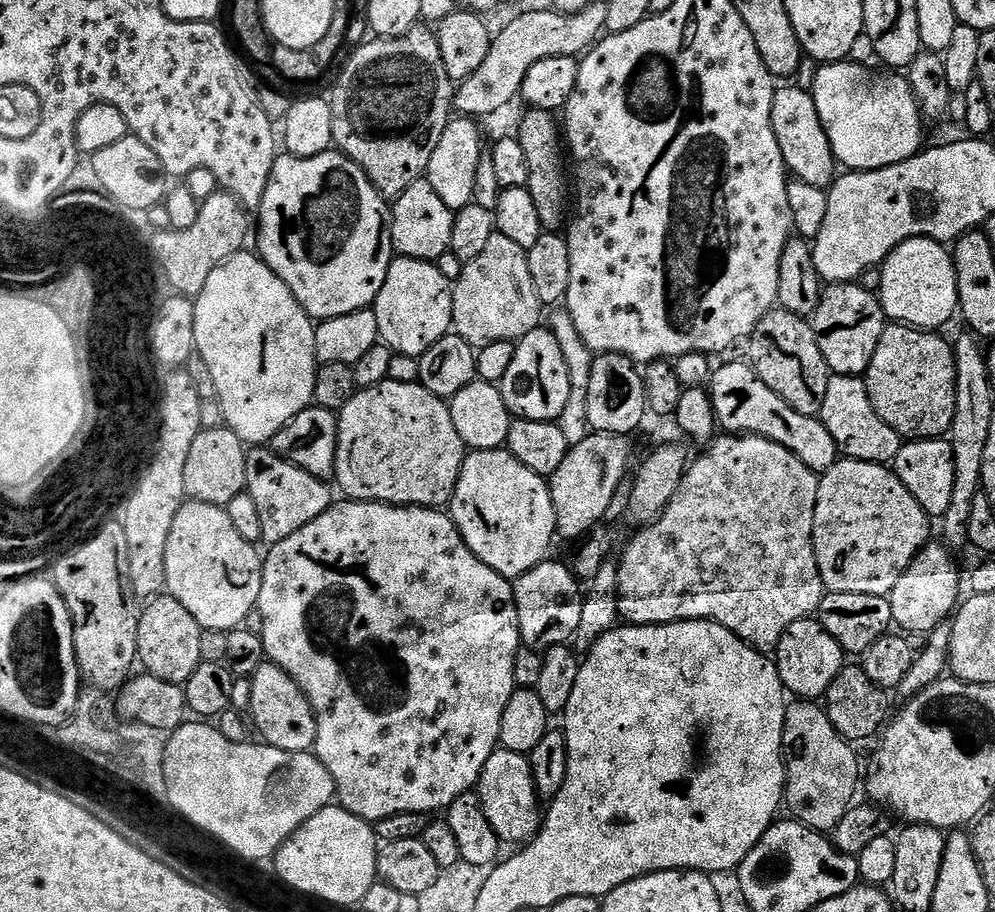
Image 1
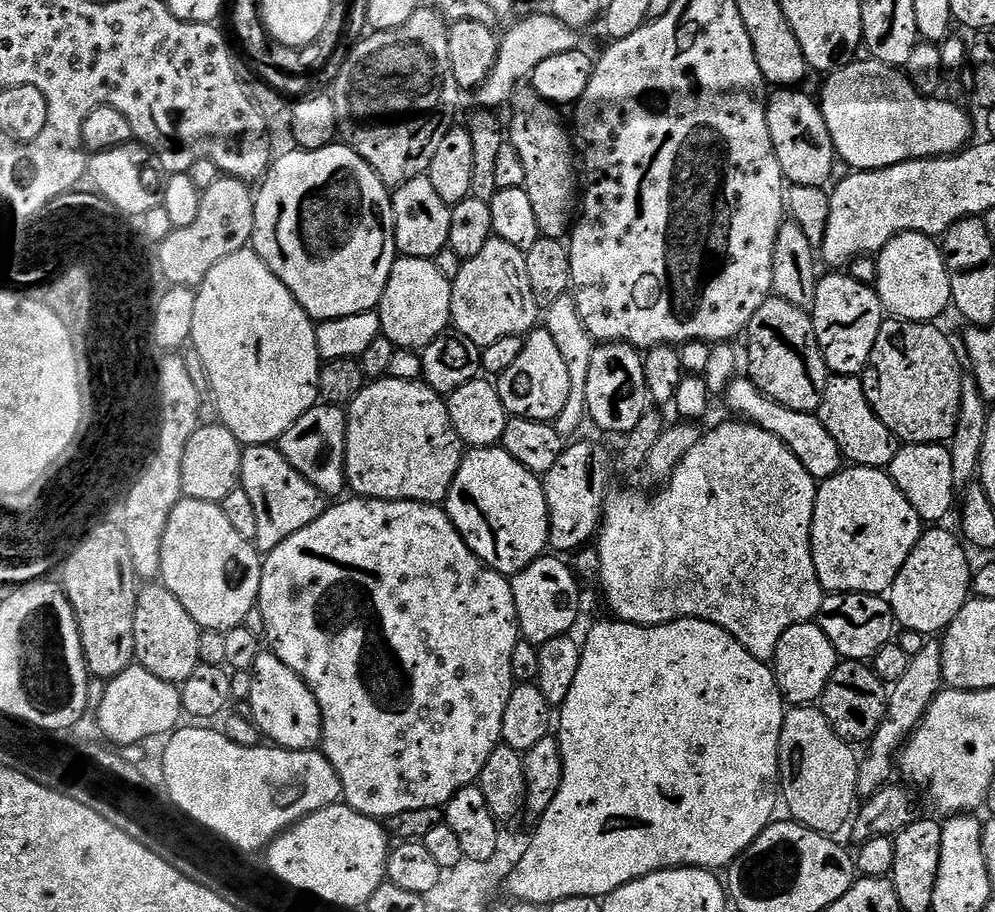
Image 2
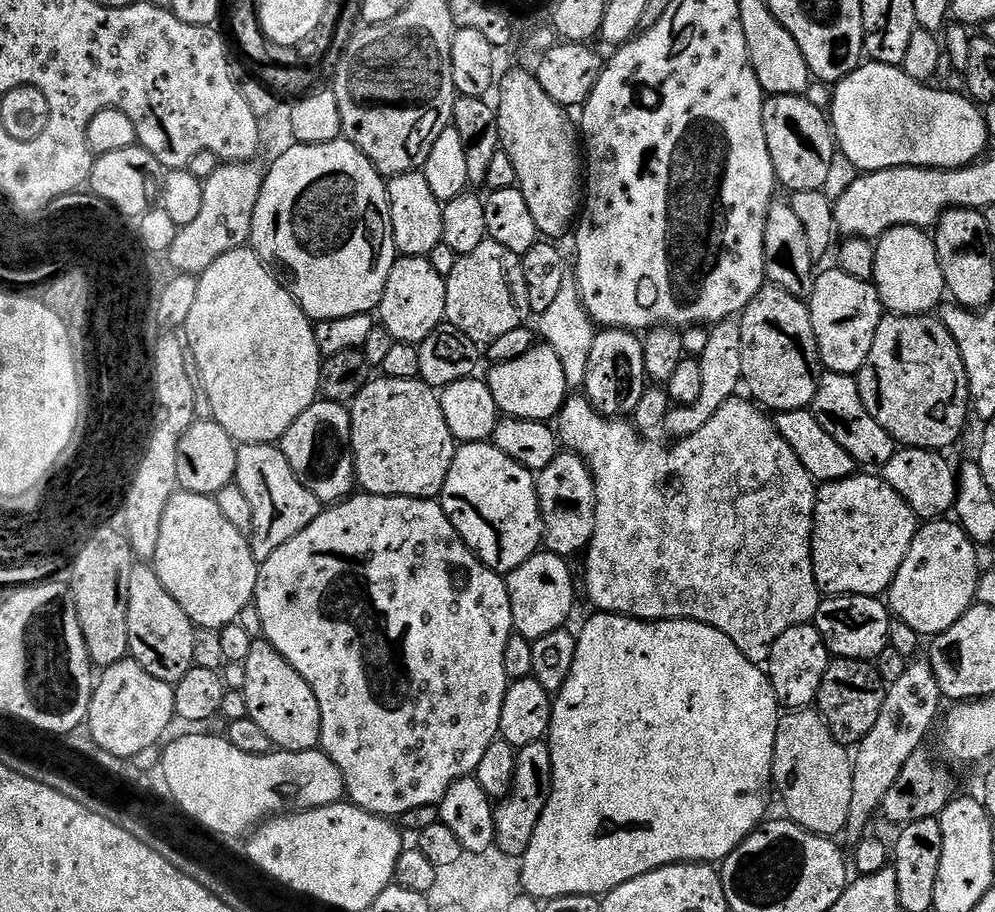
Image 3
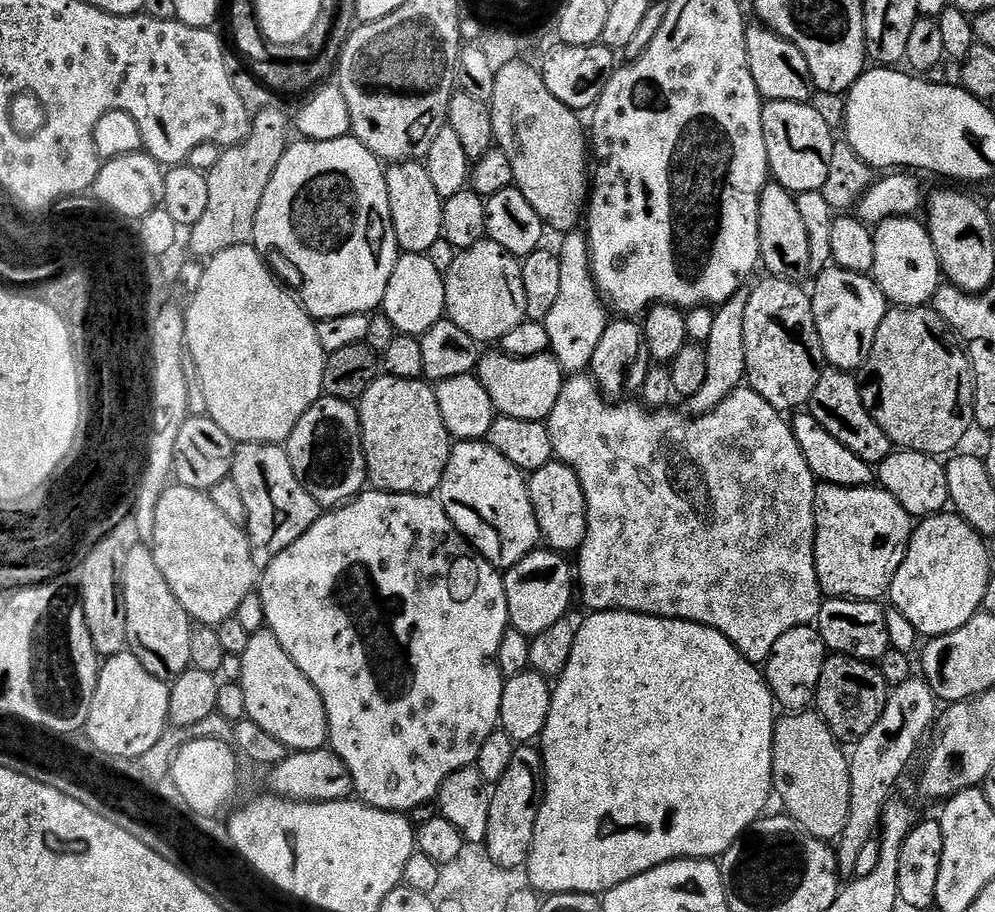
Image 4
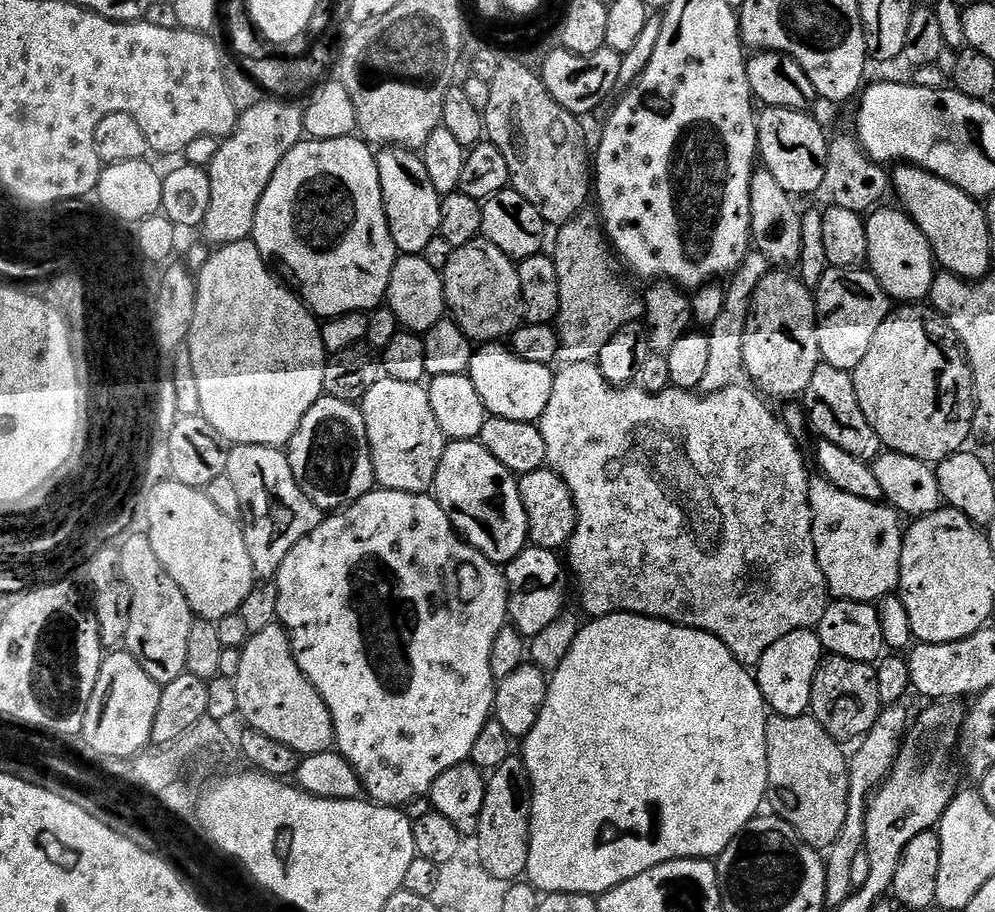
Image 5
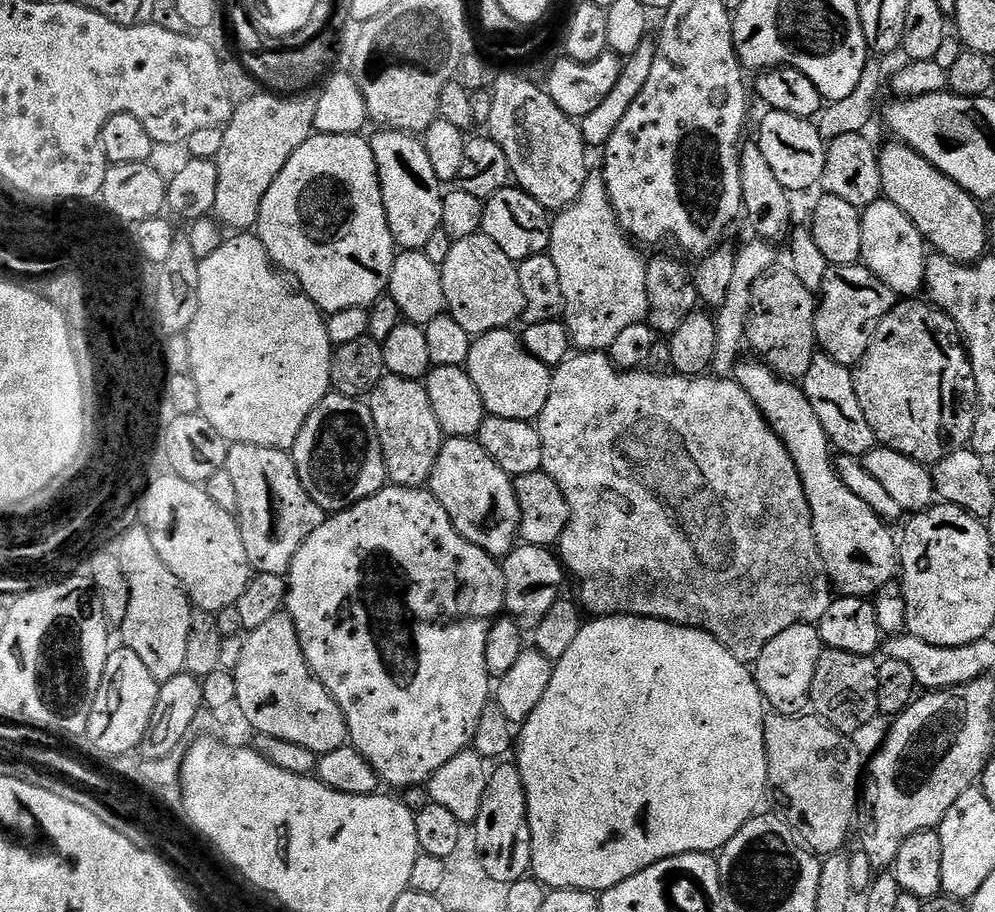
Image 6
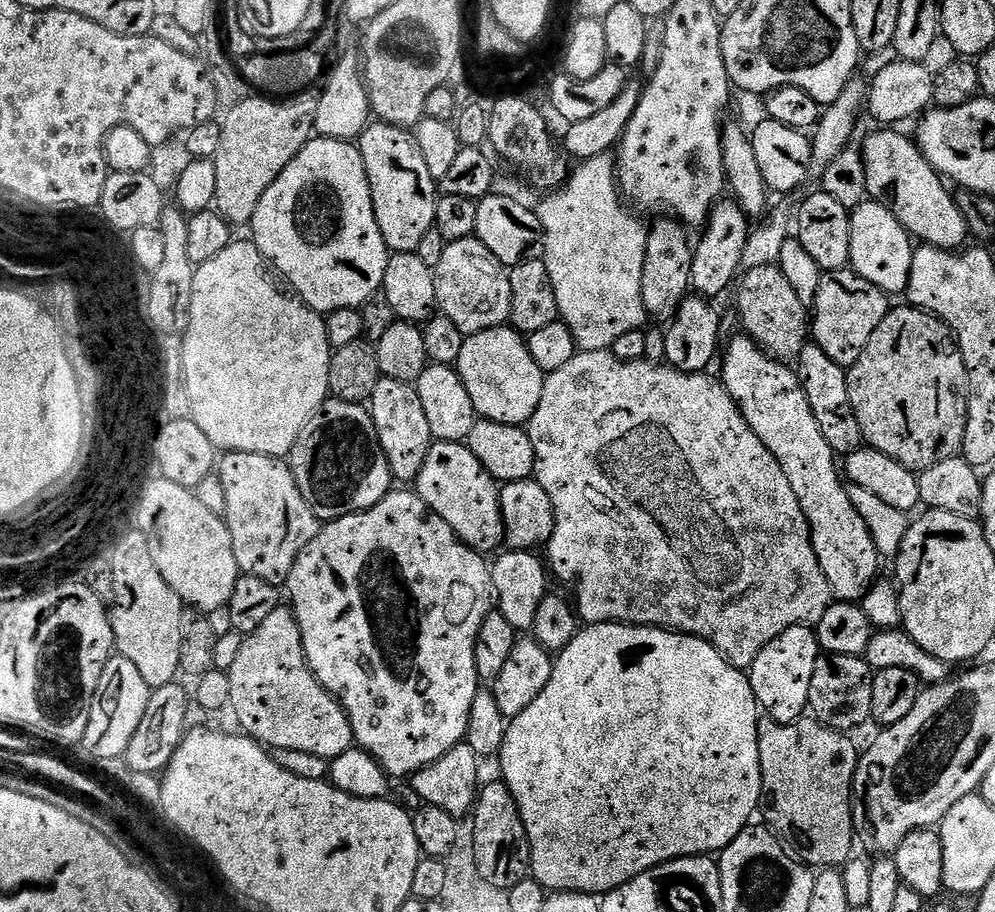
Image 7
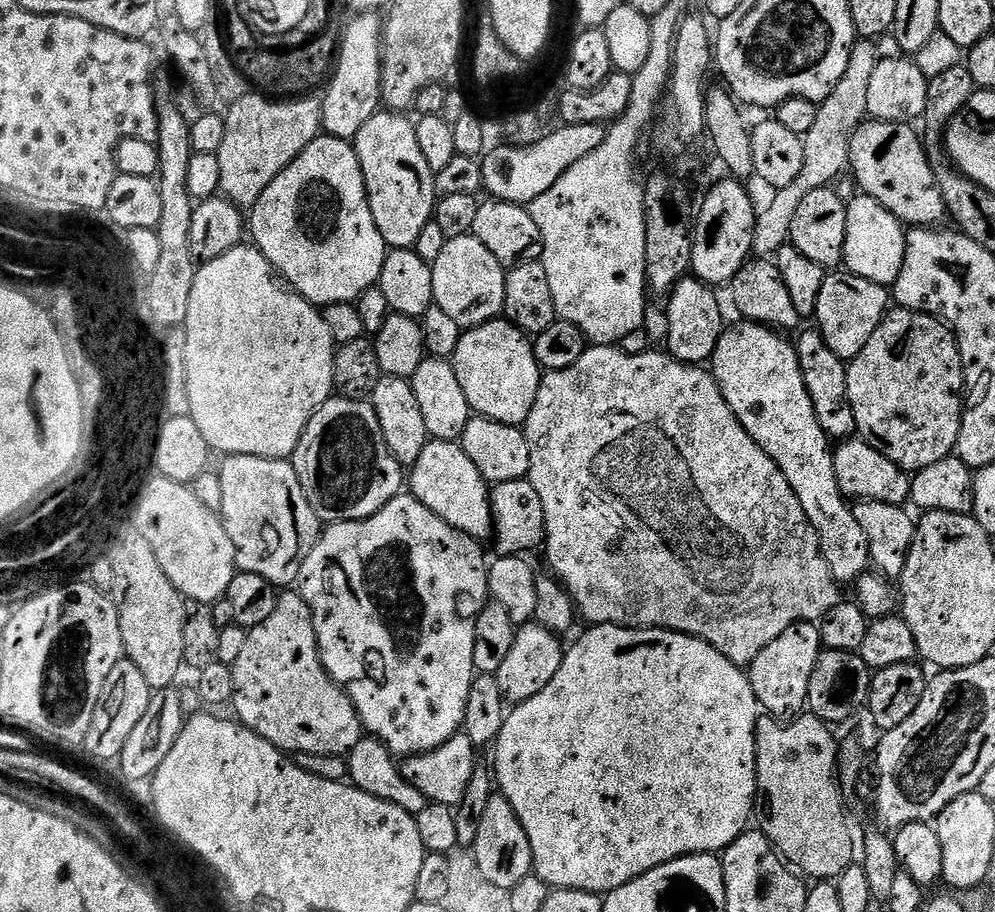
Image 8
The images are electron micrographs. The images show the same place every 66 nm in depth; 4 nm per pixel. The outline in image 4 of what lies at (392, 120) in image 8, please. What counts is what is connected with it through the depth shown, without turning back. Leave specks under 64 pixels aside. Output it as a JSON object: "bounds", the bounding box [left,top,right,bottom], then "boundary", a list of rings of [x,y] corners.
{"bounds":[385,162,443,254],"boundary":[[[420,162],[394,164],[385,171],[386,194],[390,198],[392,229],[401,253],[422,252],[427,254],[430,246],[443,237],[443,206],[434,182],[430,182],[428,169]]]}

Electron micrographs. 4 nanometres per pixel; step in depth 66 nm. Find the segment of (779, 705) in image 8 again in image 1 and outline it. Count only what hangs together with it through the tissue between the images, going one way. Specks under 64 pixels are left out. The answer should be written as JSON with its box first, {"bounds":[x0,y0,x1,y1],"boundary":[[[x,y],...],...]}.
{"bounds":[774,618,846,702],"boundary":[[[816,618],[799,620],[794,622],[794,626],[786,626],[786,634],[782,634],[778,642],[774,659],[785,689],[791,695],[793,692],[793,697],[813,702],[827,697],[830,682],[834,682],[834,678],[838,678],[840,671],[846,667],[844,648],[838,646],[838,642],[830,638],[830,634],[826,634]]]}

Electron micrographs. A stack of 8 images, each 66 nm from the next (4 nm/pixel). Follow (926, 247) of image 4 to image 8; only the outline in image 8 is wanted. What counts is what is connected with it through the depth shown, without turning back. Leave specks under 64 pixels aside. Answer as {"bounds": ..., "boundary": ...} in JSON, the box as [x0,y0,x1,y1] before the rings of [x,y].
{"bounds":[843,194,906,284],"boundary":[[[856,194],[853,200],[849,199],[847,206],[843,267],[858,278],[866,278],[875,284],[895,284],[906,254],[905,225],[894,218],[886,206],[863,194]]]}

